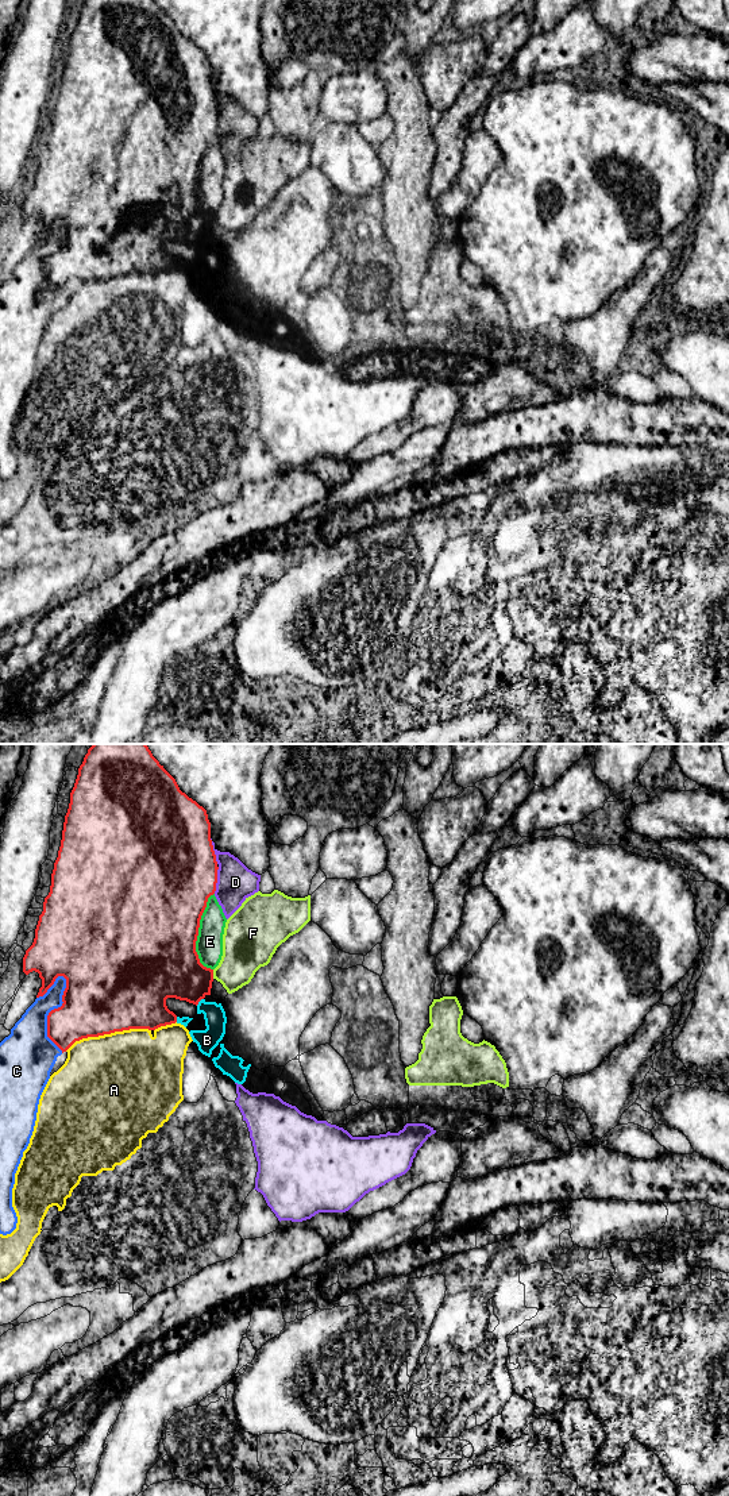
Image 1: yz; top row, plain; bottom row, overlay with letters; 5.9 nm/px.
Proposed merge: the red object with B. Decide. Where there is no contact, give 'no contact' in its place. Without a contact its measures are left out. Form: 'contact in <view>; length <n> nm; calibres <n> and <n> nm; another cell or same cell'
contact in yz; length 60 nm; calibres 340 and 130 nm; same cell

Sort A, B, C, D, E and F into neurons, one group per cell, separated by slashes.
A / B / C / D / E / F

